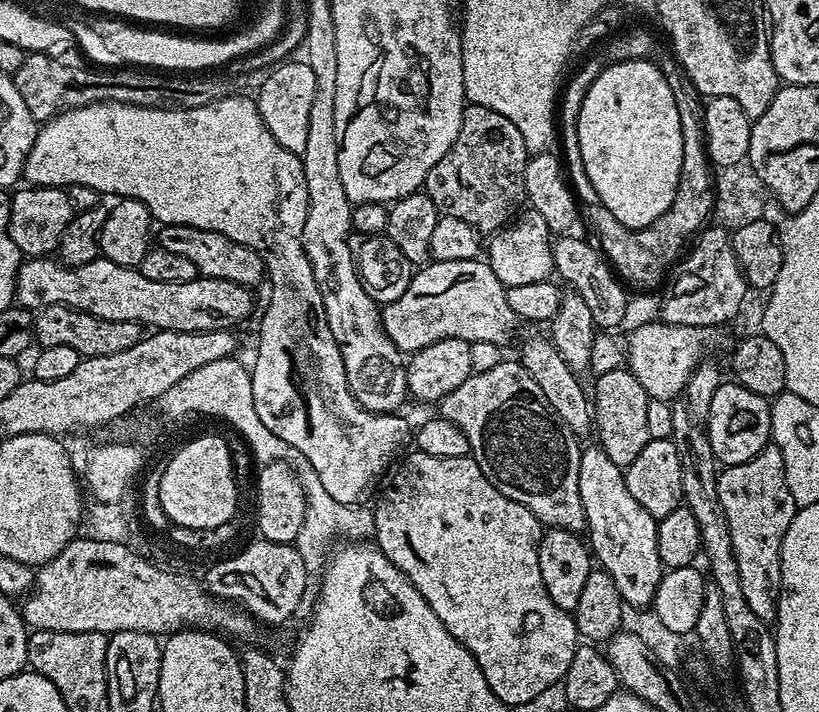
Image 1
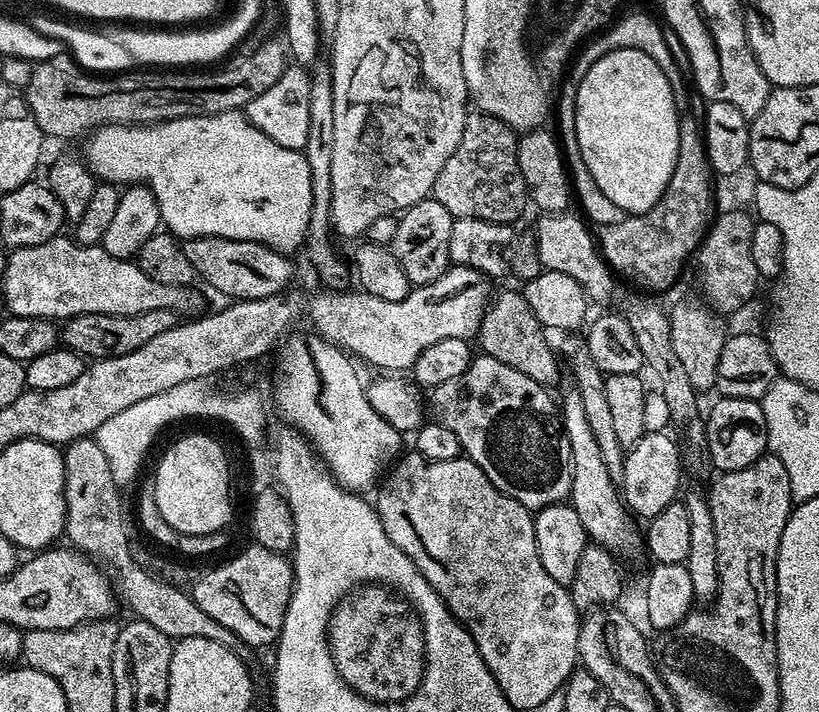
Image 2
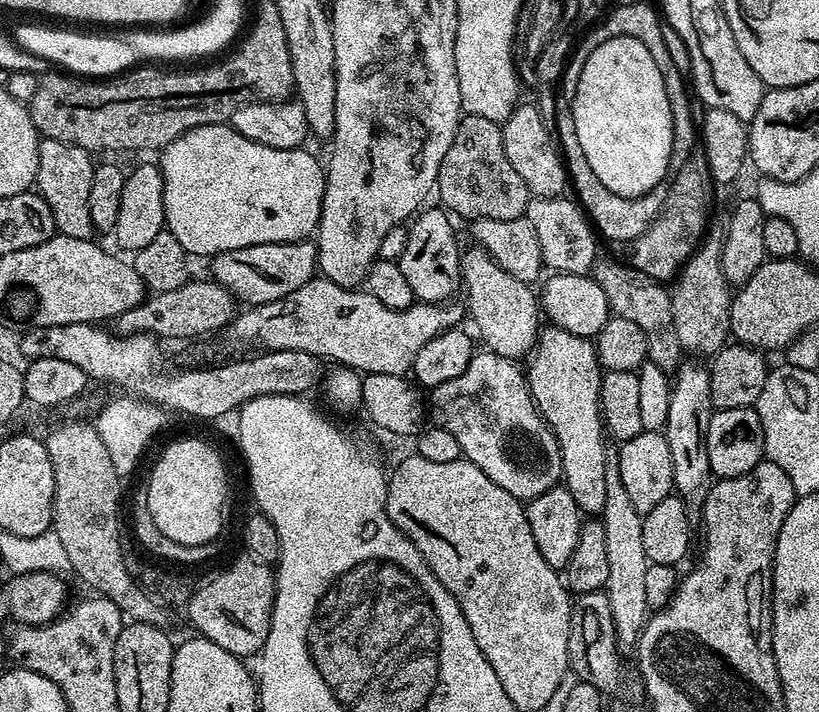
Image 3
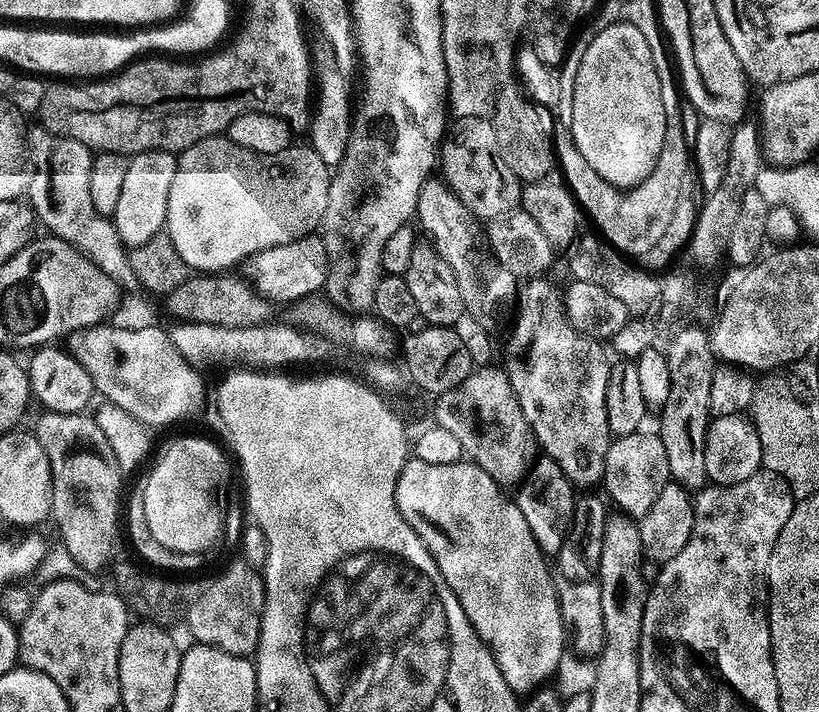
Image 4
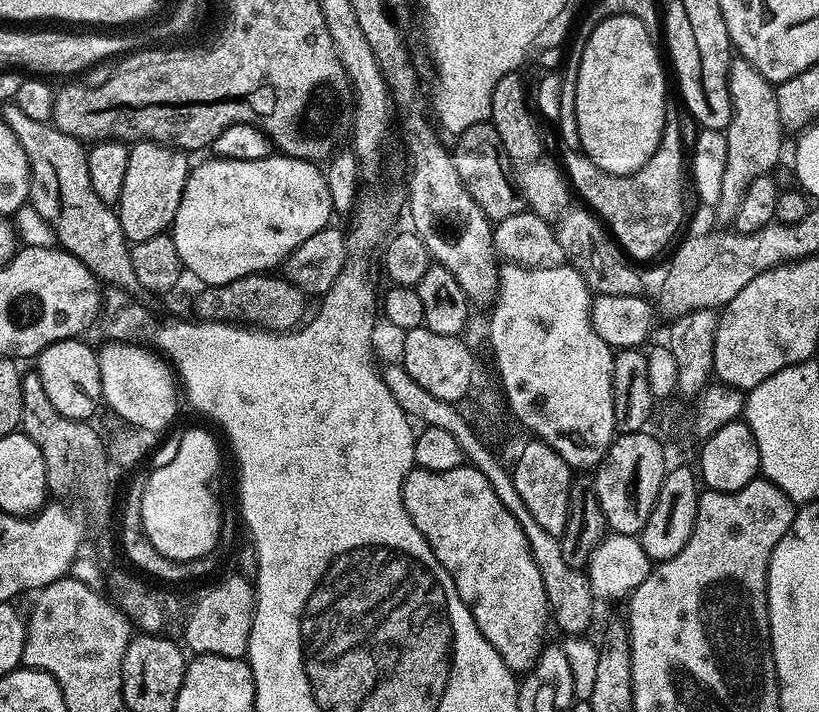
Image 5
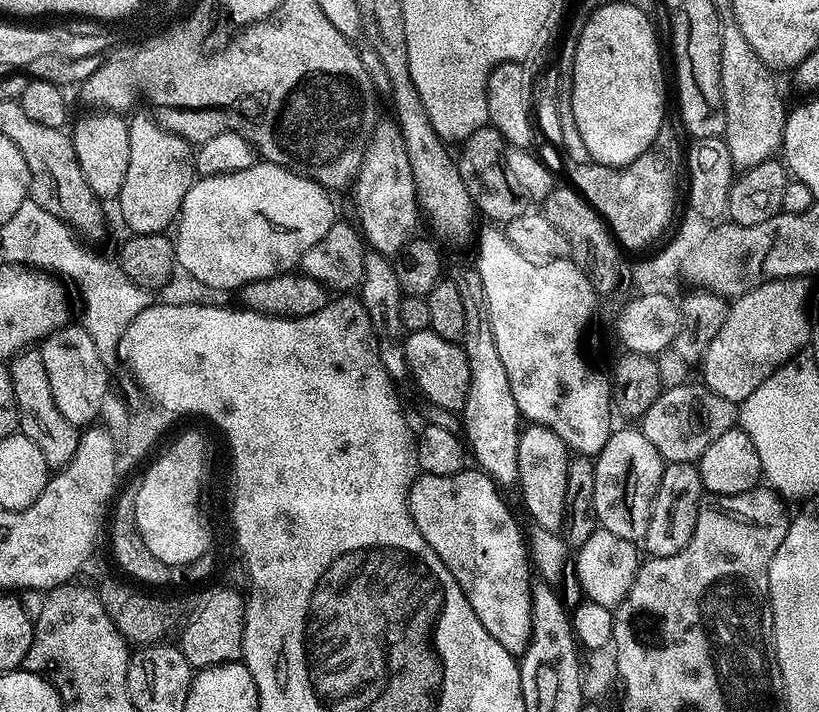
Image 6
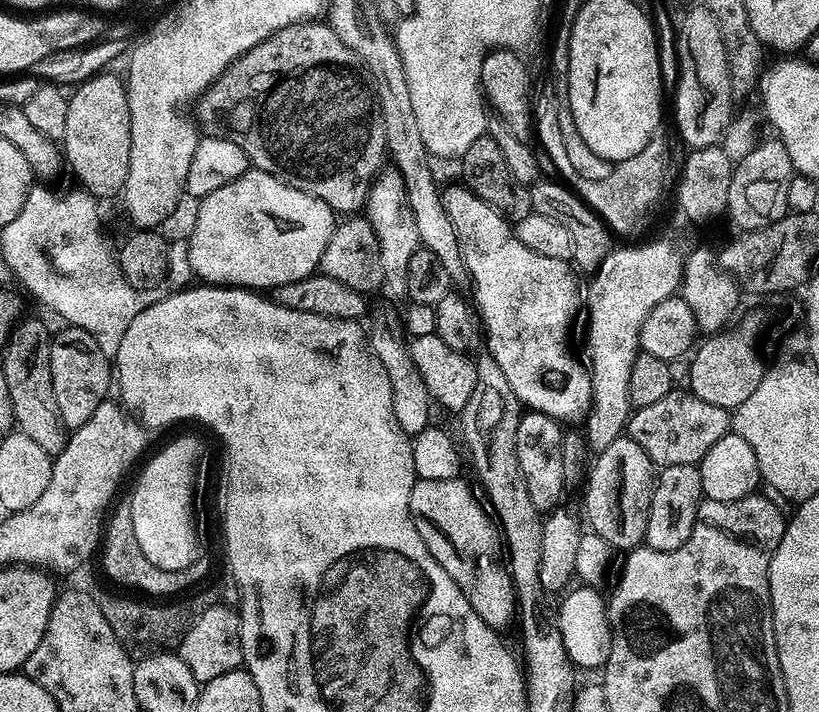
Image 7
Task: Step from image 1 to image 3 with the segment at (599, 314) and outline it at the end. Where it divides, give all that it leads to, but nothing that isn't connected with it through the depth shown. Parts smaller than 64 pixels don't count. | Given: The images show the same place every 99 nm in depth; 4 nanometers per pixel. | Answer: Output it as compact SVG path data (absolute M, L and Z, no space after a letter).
M568 196L533 197L524 216L535 228L547 269L559 273L572 273L575 276L589 275L593 271L598 259L594 240L596 236L588 217L575 199Z

